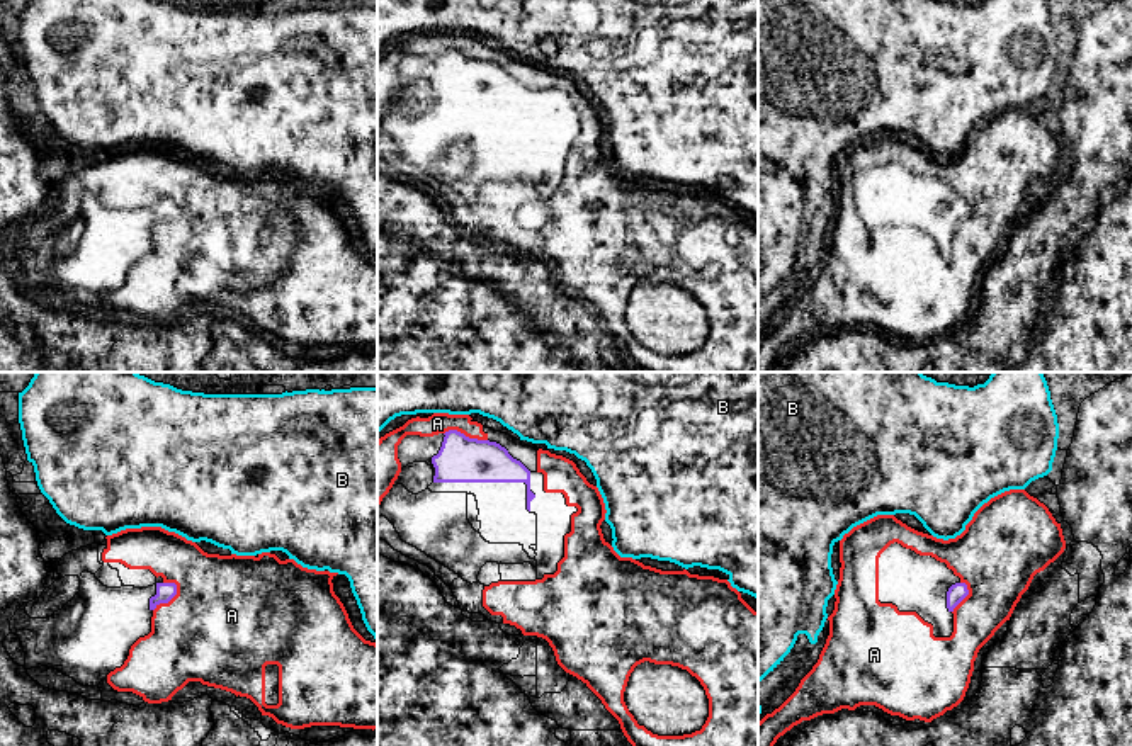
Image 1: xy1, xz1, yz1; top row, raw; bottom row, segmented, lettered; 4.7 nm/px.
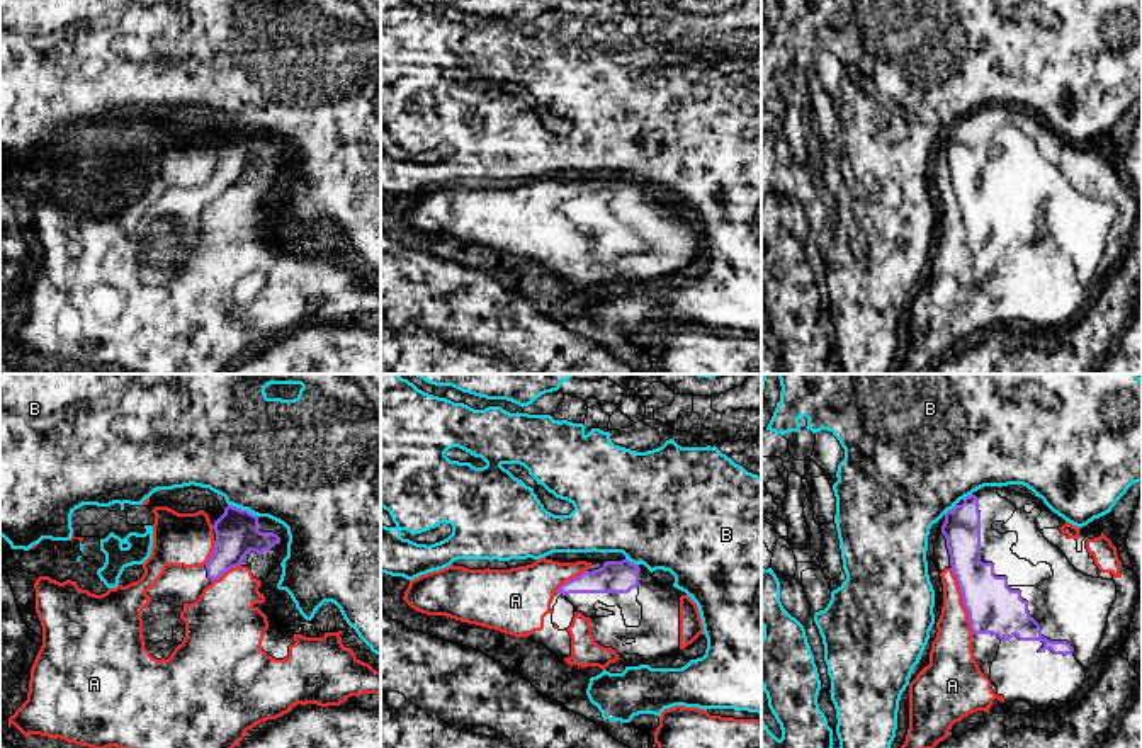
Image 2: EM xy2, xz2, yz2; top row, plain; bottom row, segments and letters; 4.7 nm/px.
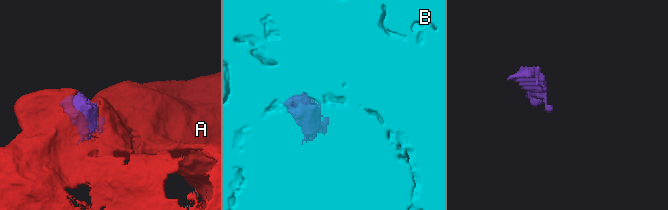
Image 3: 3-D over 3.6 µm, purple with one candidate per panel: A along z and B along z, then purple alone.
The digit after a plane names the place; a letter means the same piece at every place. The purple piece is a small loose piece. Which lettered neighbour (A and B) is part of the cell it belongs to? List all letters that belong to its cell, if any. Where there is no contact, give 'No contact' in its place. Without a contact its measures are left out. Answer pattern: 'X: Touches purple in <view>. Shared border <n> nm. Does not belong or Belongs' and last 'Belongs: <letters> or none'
A: Touches purple in yz2. Shared border 340 nm. Belongs
B: Touches purple in xy2. Shared border 160 nm. Does not belong
Belongs: A

